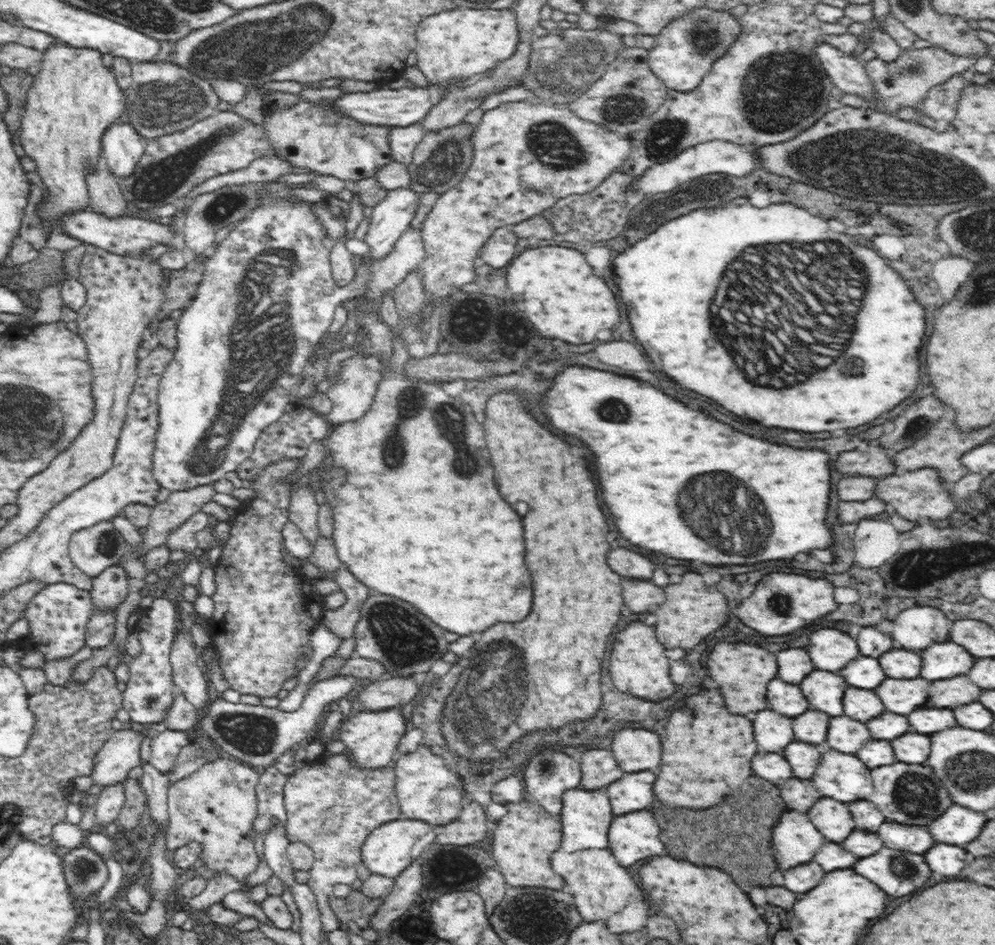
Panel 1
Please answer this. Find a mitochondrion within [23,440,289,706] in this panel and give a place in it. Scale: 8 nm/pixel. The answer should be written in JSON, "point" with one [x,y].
{"point":[107,544]}

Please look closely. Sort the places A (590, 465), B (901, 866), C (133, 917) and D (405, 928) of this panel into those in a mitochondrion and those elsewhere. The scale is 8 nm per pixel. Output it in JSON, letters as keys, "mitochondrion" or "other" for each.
{"A":"other","B":"mitochondrion","C":"other","D":"other"}

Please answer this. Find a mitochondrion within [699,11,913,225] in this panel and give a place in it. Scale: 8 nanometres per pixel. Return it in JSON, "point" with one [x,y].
{"point":[778,90]}

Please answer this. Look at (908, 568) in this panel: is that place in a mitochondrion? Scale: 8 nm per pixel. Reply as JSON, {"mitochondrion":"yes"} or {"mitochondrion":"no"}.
{"mitochondrion":"yes"}

